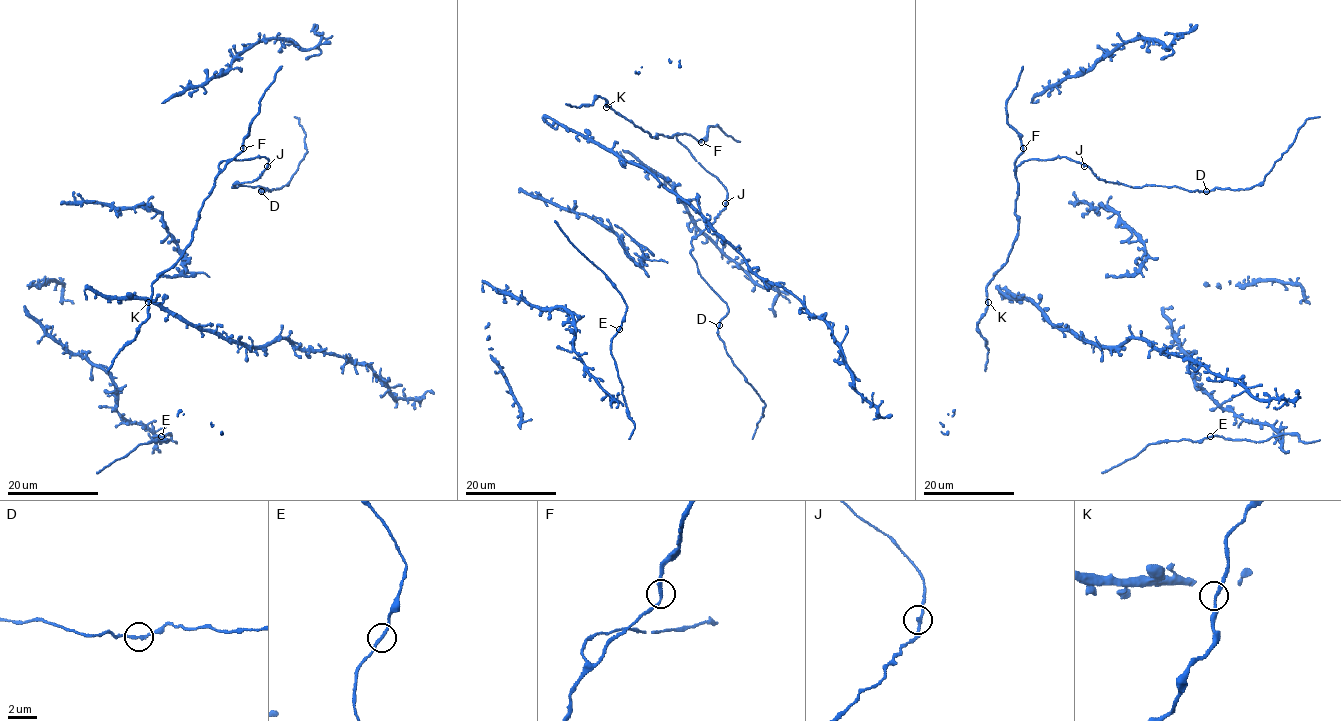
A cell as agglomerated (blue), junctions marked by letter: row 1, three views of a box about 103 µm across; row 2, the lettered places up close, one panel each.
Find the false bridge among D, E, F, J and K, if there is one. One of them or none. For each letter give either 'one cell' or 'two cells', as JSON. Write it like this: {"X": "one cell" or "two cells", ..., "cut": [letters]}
{"D": "one cell", "E": "one cell", "F": "one cell", "J": "one cell", "K": "one cell", "cut": []}

